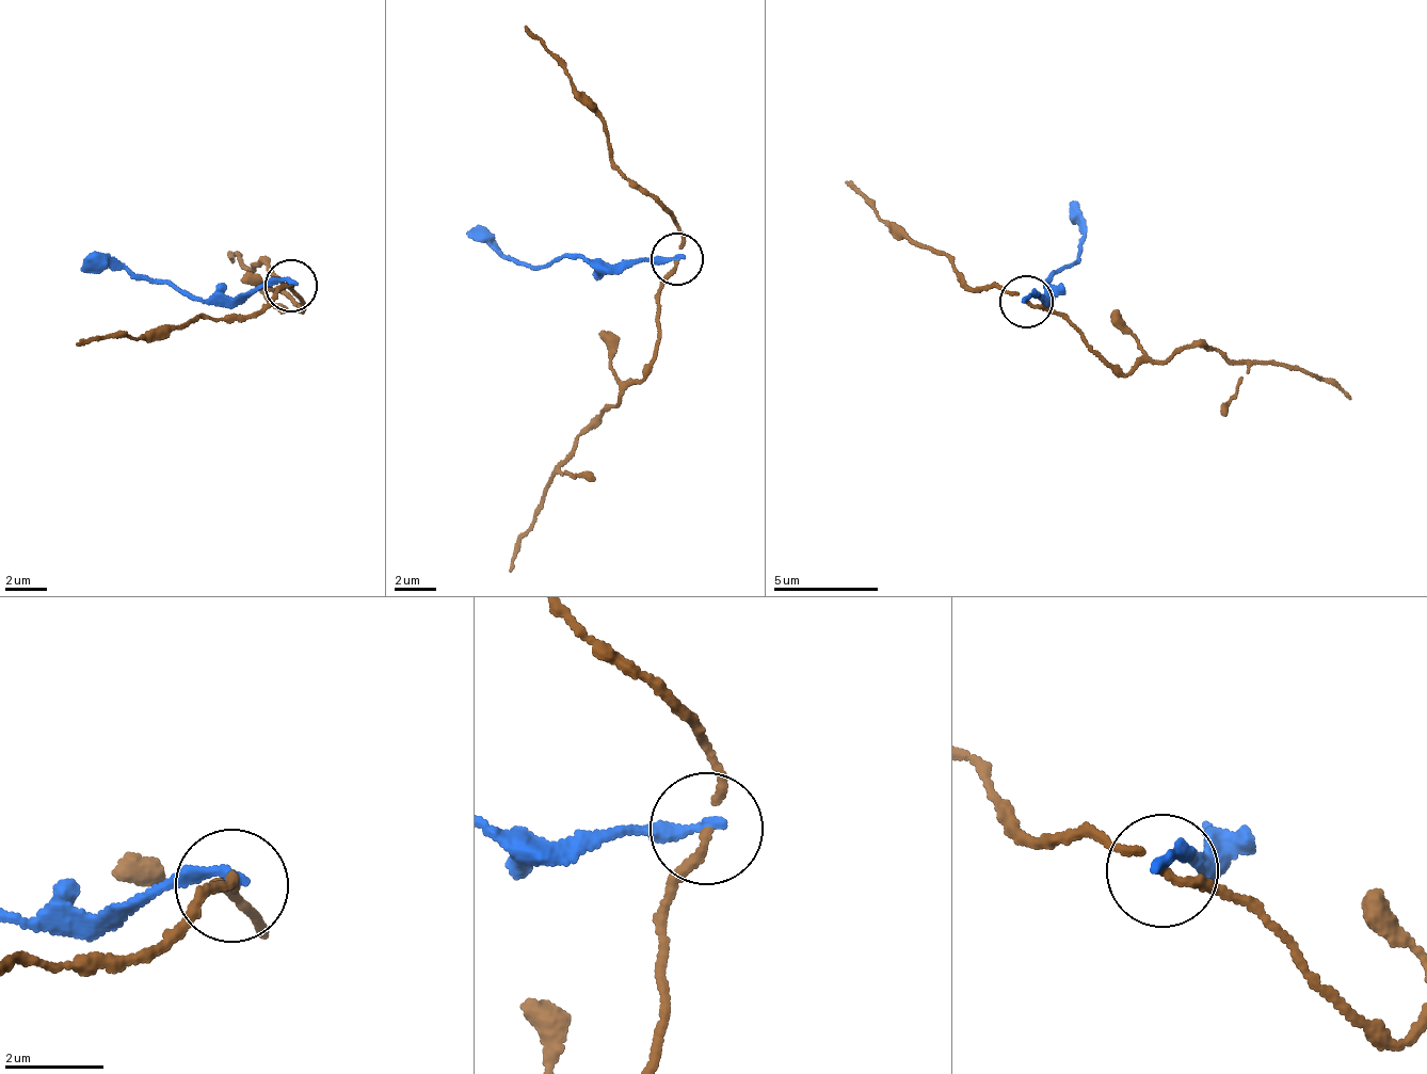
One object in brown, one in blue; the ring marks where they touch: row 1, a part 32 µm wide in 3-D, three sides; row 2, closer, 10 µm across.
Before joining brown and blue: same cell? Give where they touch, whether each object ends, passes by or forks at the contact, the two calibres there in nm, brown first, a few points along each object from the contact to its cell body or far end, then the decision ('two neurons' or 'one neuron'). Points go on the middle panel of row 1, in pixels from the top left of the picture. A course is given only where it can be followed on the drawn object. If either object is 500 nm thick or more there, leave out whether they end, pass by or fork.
place (676, 258); brown passes by; blue ends; calibres 150 and 240 nm; course brown (675, 257), (661, 295), (654, 366), (594, 421), (561, 470), (509, 571); course blue (675, 257), (620, 265), (588, 259), (508, 261), (466, 230); two neurons

